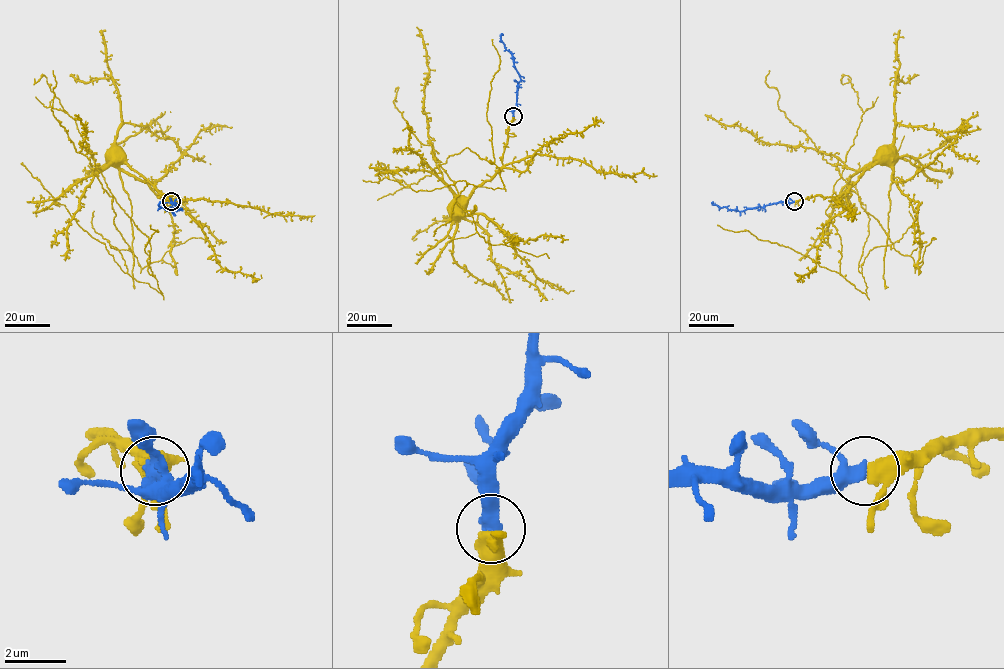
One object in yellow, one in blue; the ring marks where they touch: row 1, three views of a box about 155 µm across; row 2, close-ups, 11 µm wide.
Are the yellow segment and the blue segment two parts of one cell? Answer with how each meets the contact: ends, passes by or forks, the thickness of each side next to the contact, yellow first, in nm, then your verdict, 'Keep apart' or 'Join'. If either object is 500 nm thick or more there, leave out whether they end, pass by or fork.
At the ring yellow passes by. At the ring blue passes by. Thickness 440 nm (yellow) against 360 nm. Join

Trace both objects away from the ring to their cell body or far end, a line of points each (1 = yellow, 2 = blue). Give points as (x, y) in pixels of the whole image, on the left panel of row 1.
1: (171, 201), (164, 195), (161, 197), (117, 153)
2: (171, 201), (178, 206), (172, 211), (161, 207), (161, 201)

